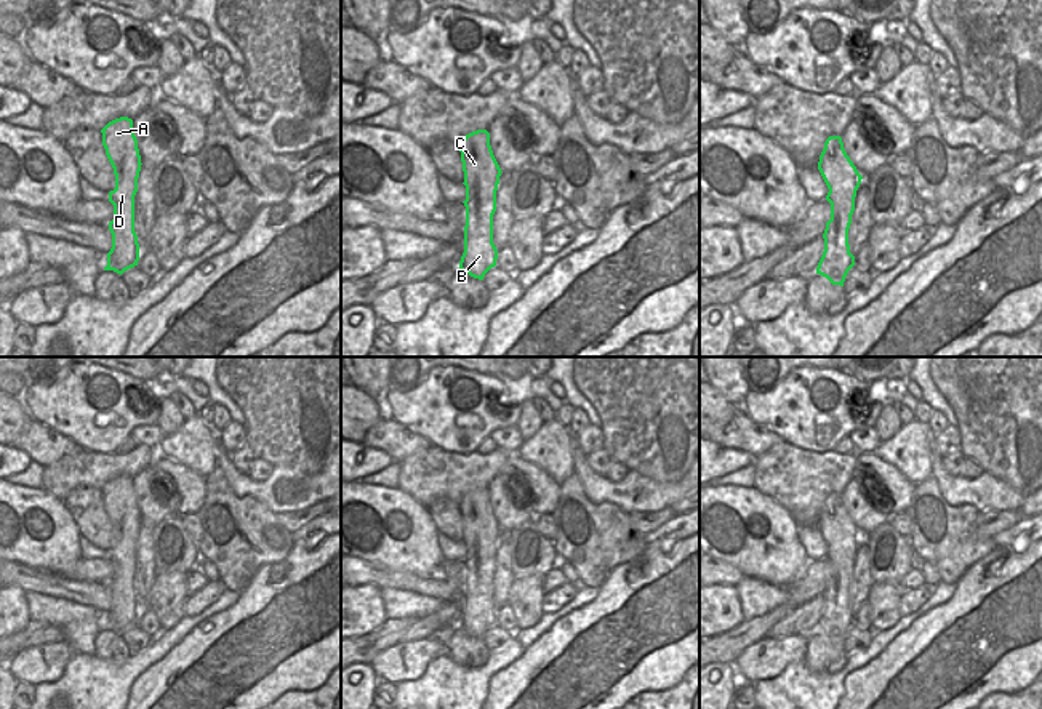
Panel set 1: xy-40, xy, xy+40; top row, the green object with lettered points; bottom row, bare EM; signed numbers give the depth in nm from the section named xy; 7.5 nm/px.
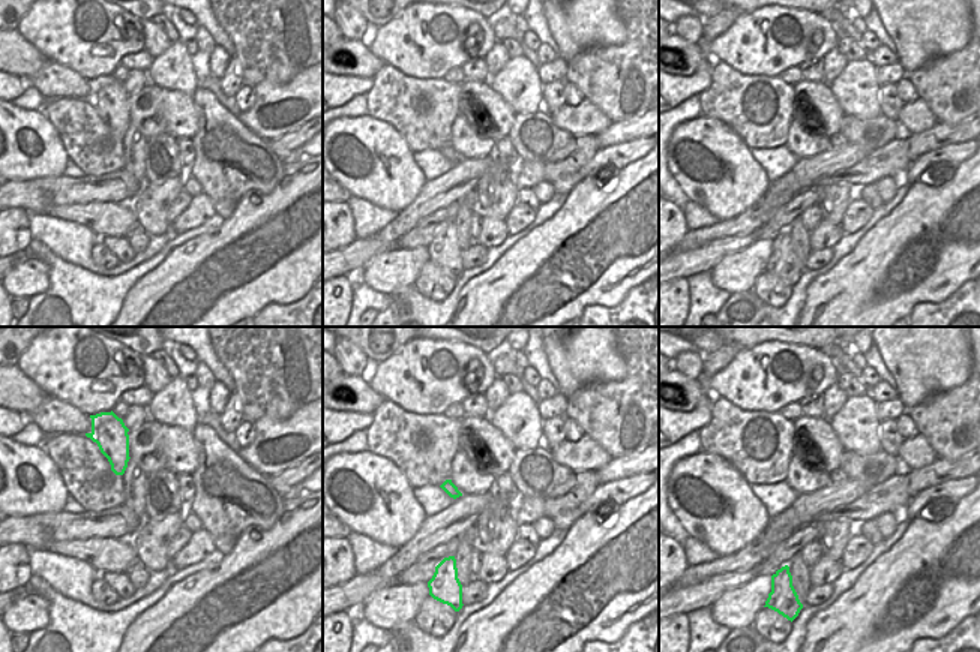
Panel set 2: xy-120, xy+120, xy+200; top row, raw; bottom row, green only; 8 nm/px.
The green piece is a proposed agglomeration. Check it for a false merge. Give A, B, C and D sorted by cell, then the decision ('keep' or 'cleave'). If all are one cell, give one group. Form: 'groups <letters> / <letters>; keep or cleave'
groups A B C D; keep

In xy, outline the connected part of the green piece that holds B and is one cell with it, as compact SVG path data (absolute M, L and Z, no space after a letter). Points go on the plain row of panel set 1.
M477 488L459 501L464 544L466 584L464 611L459 627L474 637L483 639L496 624L498 608L493 602L493 573L501 527L490 504L490 491Z

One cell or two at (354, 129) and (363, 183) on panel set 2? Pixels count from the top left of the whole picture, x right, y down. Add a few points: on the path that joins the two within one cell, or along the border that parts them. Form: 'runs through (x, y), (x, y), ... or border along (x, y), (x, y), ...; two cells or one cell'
runs through (378, 149), (401, 158), (387, 180); one cell

